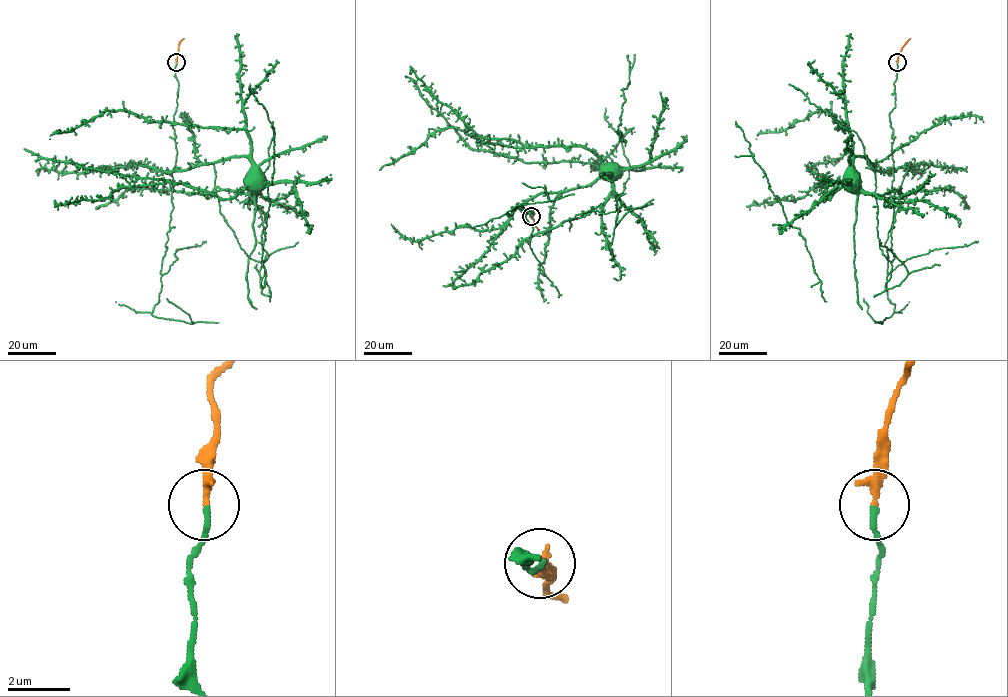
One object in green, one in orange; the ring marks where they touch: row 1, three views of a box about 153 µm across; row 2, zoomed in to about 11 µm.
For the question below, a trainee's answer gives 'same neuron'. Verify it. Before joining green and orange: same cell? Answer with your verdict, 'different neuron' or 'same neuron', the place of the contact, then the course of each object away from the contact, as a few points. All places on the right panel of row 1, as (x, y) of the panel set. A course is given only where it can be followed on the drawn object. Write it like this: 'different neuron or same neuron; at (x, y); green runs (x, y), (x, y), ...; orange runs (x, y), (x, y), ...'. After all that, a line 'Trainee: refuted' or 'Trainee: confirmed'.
different neuron; at (897, 62); green runs (897, 63), (889, 113), (893, 173), (856, 156), (827, 198), (827, 180), (808, 169), (851, 148); orange runs (897, 63), (898, 54), (910, 38)
Trainee: refuted

